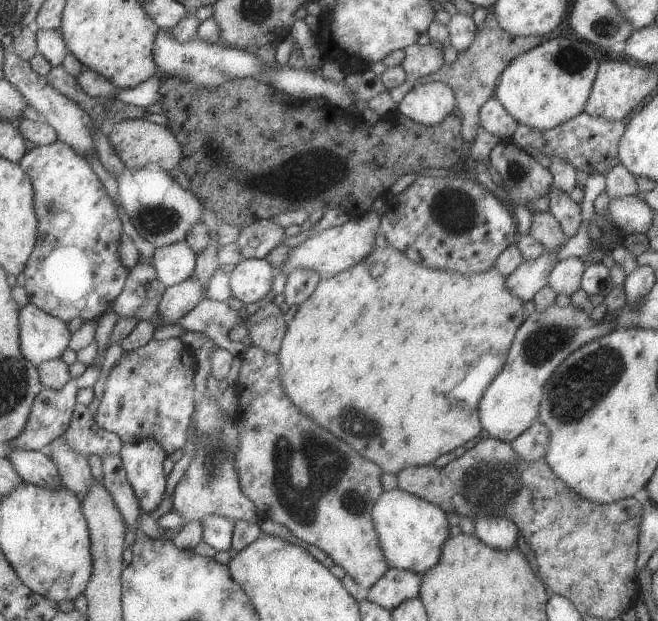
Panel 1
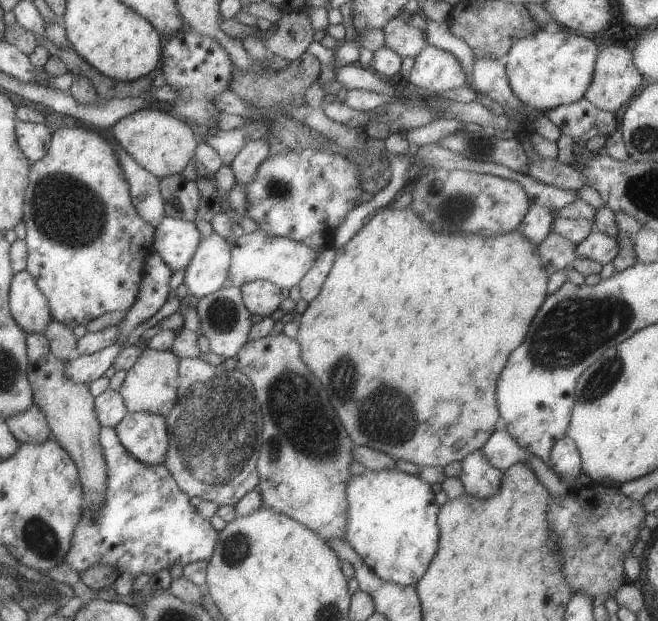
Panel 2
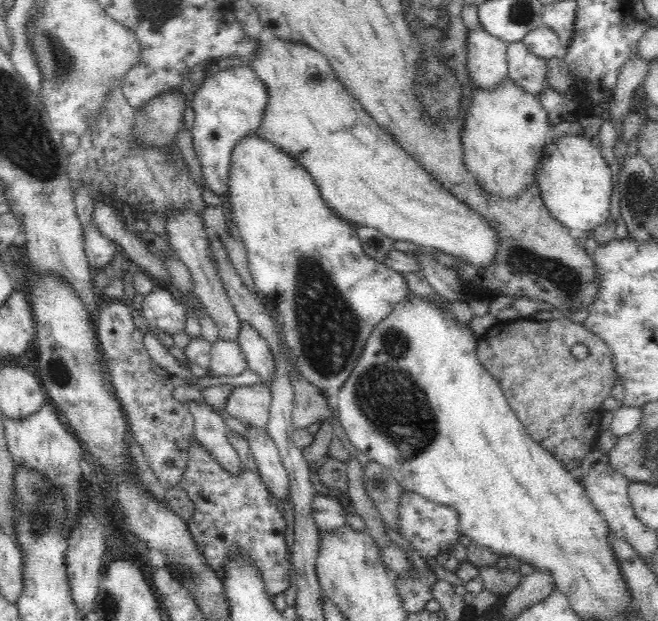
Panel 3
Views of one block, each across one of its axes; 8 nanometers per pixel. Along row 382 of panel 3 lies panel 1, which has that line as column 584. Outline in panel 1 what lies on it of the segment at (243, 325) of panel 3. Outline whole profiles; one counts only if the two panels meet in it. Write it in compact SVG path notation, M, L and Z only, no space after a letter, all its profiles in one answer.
M568 257L555 263L553 270L547 276L546 284L553 288L555 294L570 296L580 288L580 278L586 267L586 262L579 257Z

